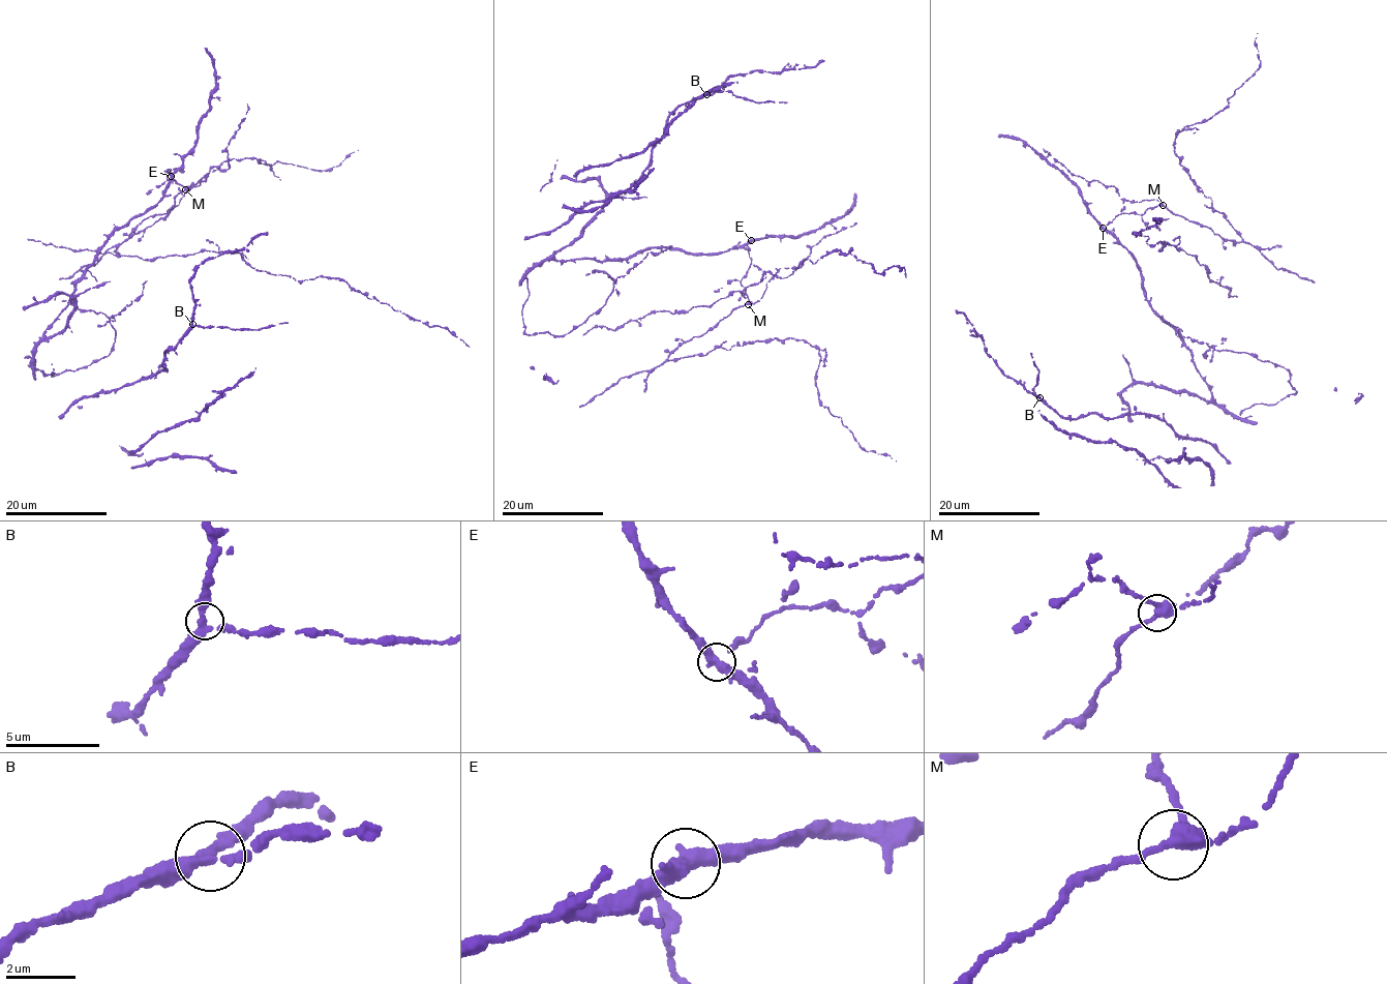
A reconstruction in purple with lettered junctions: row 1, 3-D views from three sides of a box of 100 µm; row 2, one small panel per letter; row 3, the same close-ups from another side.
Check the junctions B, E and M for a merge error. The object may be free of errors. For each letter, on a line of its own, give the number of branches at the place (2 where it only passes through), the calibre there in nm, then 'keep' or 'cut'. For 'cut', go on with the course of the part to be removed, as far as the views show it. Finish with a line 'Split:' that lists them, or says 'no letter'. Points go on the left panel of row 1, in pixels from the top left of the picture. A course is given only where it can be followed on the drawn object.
B: 3 | 300 nm | keep
E: 3 | 340 nm | keep
M: 3 | 340 nm | keep
Split: no letter

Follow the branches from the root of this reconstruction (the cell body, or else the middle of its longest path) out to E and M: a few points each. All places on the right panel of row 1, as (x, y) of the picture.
E: (1204, 379), (1178, 331), (1146, 300), (1140, 269), (1129, 252), (1104, 228)
M: (1204, 379), (1178, 331), (1146, 300), (1140, 269), (1129, 252), (1103, 228), (1119, 214), (1141, 215), (1163, 205)

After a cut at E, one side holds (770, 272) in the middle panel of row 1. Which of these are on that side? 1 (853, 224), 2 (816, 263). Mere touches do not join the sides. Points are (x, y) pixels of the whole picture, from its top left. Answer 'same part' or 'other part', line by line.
1: same part
2: same part

